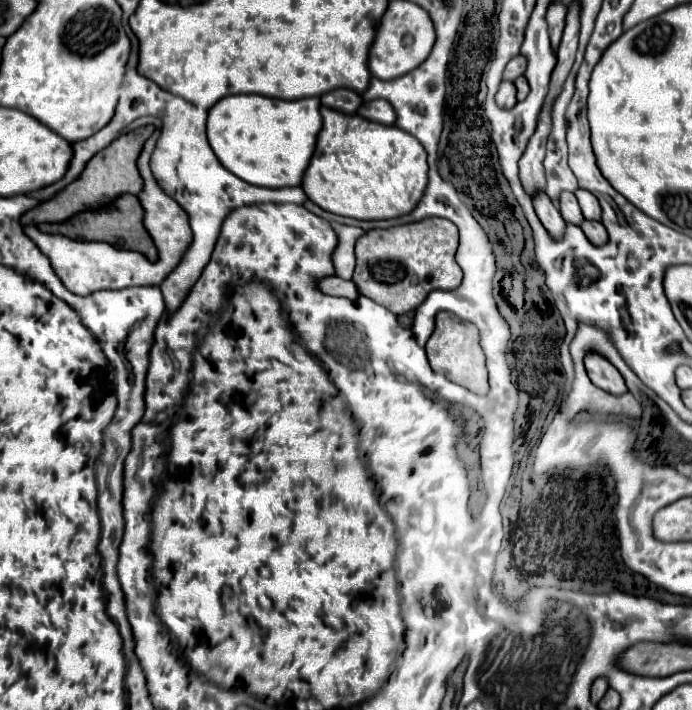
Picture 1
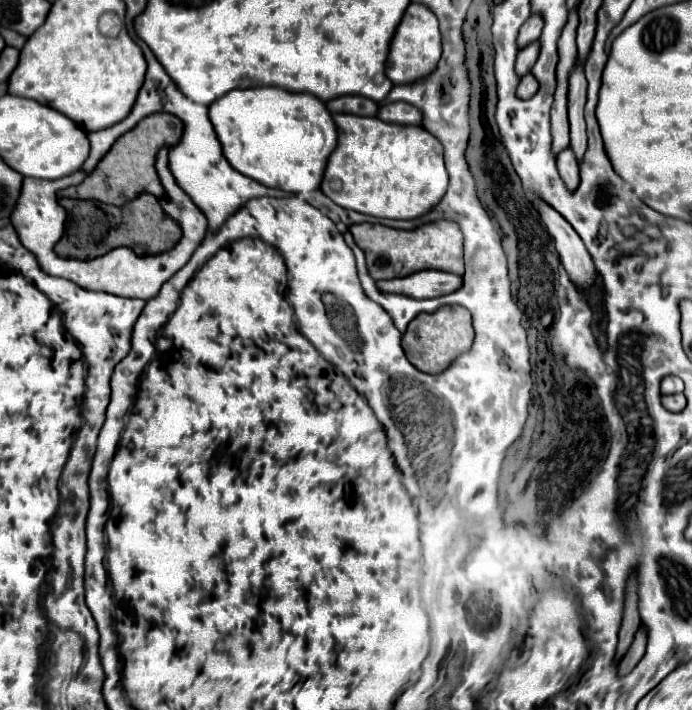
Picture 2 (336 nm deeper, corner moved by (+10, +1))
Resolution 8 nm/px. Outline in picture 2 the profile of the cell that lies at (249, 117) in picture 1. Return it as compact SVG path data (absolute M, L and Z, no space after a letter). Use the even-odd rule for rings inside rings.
M276 86L228 92L210 106L210 120L226 160L238 172L292 194L308 194L320 188L328 158L338 144L334 118L320 98Z

